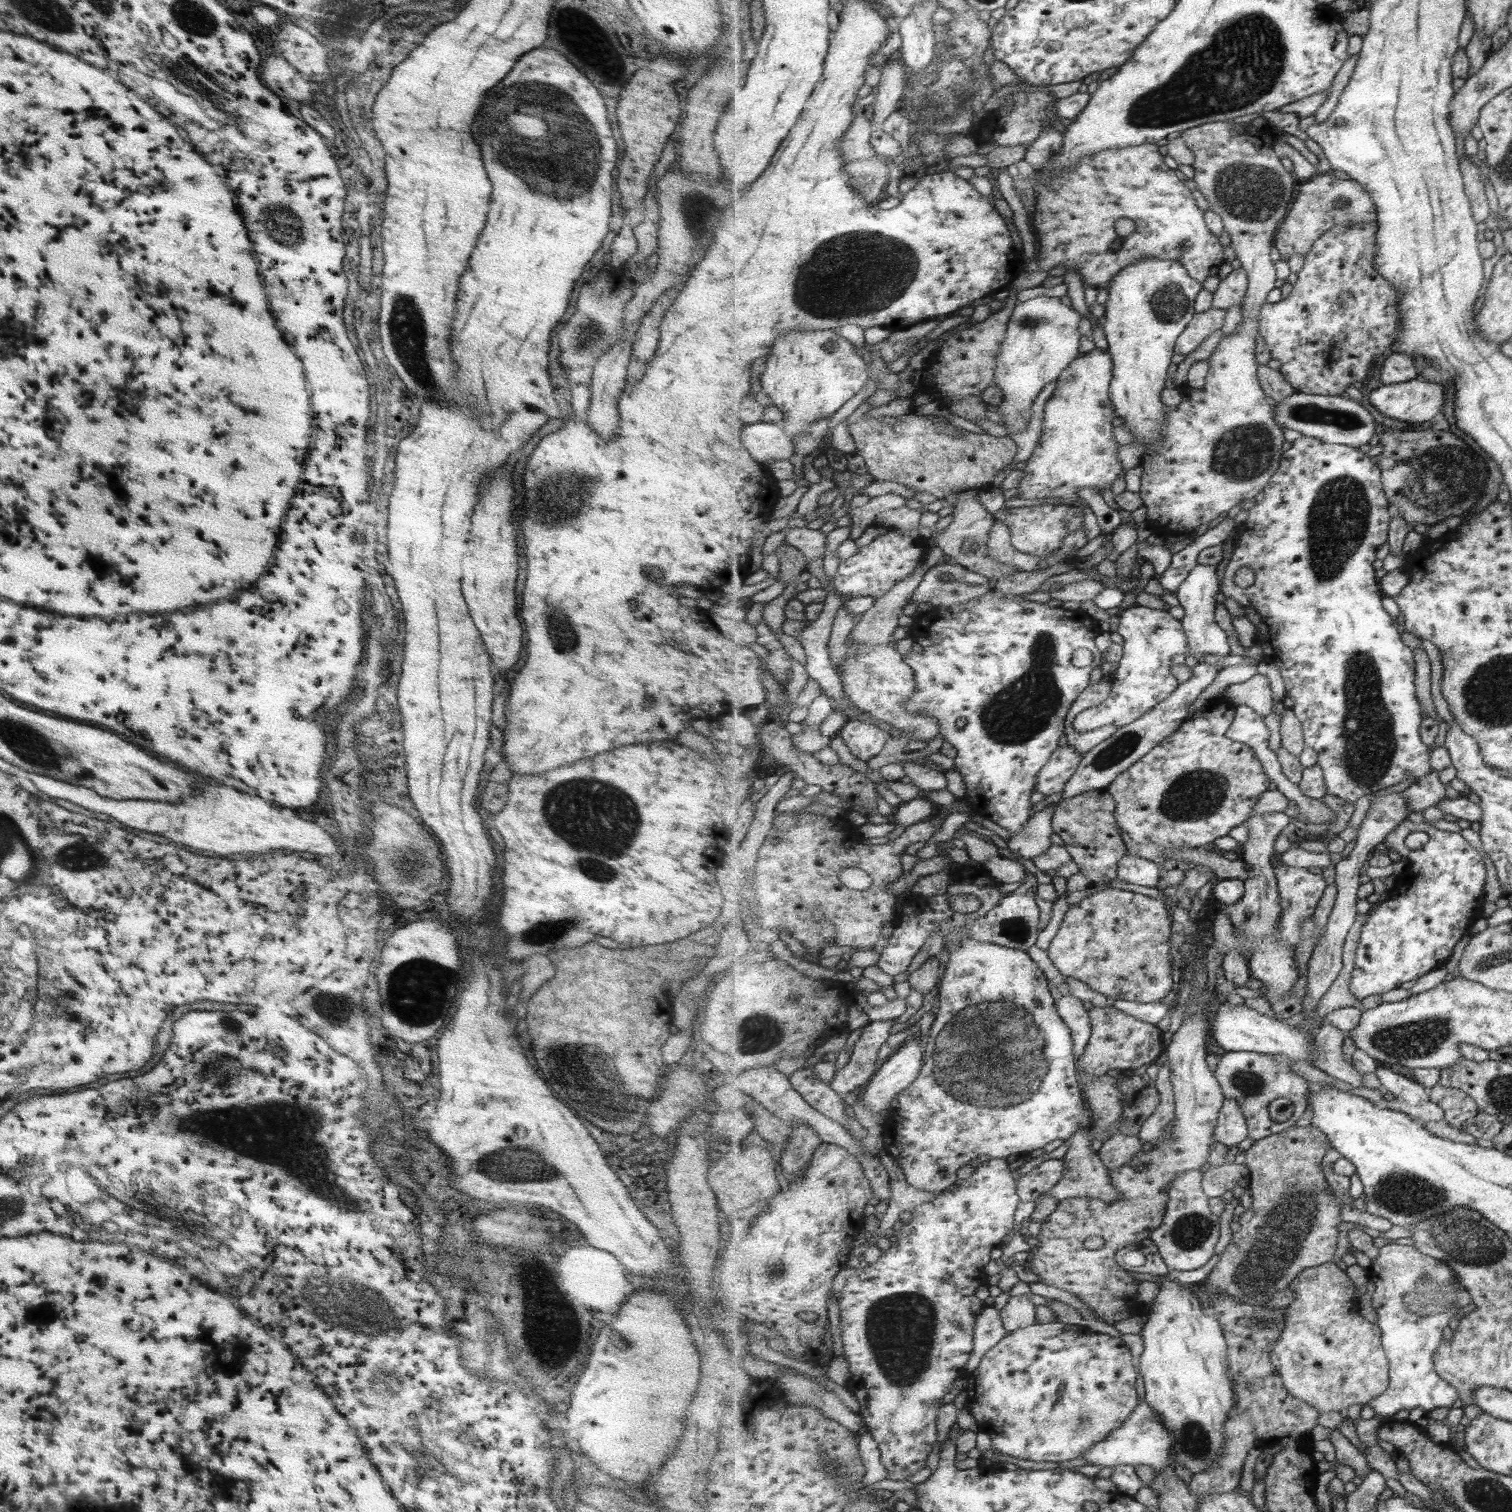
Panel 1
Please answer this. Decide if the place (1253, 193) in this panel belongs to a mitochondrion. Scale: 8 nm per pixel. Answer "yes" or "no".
yes

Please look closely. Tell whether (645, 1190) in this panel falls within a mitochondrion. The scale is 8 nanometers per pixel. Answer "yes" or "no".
no

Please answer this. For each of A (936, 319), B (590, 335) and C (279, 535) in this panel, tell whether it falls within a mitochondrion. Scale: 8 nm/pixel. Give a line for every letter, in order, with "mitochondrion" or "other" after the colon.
A: other
B: mitochondrion
C: other

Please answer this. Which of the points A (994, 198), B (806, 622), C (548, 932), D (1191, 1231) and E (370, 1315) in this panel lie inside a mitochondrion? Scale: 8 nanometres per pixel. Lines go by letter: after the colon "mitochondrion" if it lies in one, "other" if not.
A: other
B: other
C: mitochondrion
D: mitochondrion
E: mitochondrion

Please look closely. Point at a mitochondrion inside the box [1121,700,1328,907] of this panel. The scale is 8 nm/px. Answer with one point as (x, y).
(1198, 794)

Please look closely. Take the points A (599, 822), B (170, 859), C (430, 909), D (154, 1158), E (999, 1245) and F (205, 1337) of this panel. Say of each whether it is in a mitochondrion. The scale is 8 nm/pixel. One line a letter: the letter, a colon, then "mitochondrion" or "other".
A: mitochondrion
B: other
C: other
D: other
E: other
F: other

